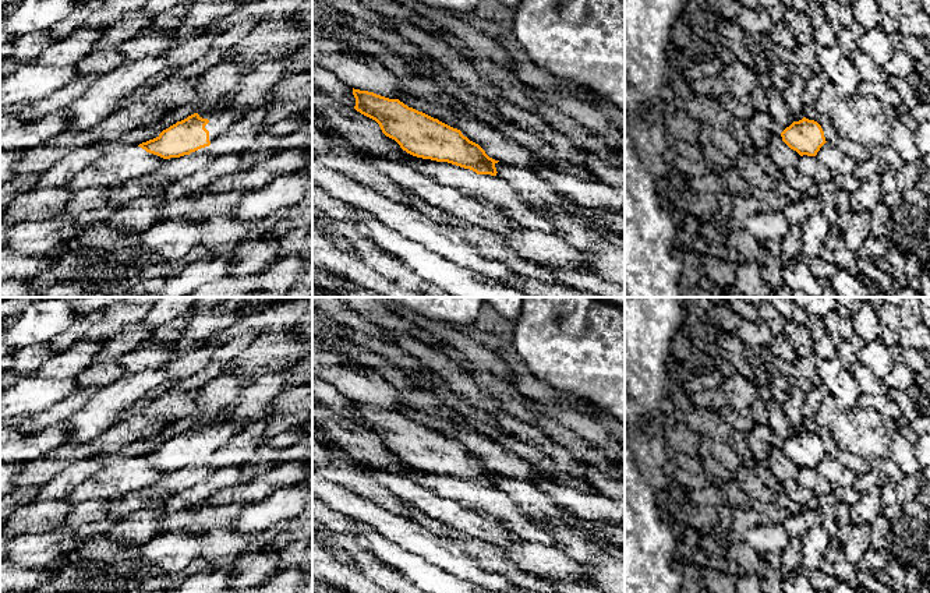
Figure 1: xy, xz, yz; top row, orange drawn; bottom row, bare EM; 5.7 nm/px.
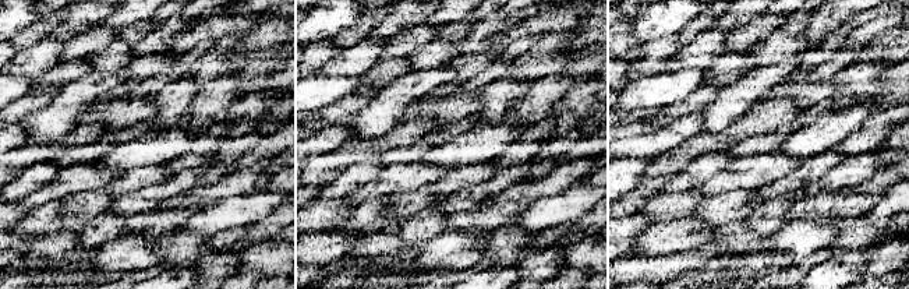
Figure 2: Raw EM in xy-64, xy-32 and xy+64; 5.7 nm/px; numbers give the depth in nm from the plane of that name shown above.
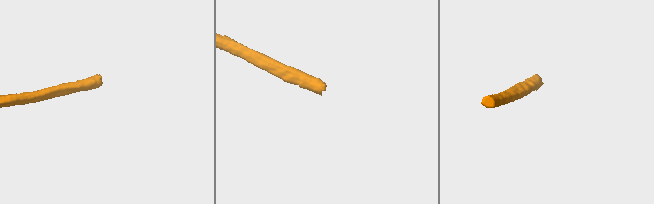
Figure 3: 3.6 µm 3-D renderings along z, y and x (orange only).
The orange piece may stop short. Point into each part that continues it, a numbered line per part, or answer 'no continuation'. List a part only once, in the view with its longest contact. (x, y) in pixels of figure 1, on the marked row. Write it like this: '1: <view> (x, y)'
1: xy (220, 117)

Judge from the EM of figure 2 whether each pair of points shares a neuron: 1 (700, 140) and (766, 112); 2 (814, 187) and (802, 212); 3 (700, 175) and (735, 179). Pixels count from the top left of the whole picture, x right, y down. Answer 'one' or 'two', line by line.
1: one
2: two
3: two

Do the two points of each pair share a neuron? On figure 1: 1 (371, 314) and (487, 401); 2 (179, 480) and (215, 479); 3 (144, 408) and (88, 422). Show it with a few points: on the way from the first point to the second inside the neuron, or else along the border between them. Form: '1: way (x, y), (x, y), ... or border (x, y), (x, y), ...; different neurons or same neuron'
1: border (386, 331), (407, 334), (427, 343); different neurons
2: border (218, 469), (177, 493); different neurons
3: border (144, 399), (122, 416); different neurons

